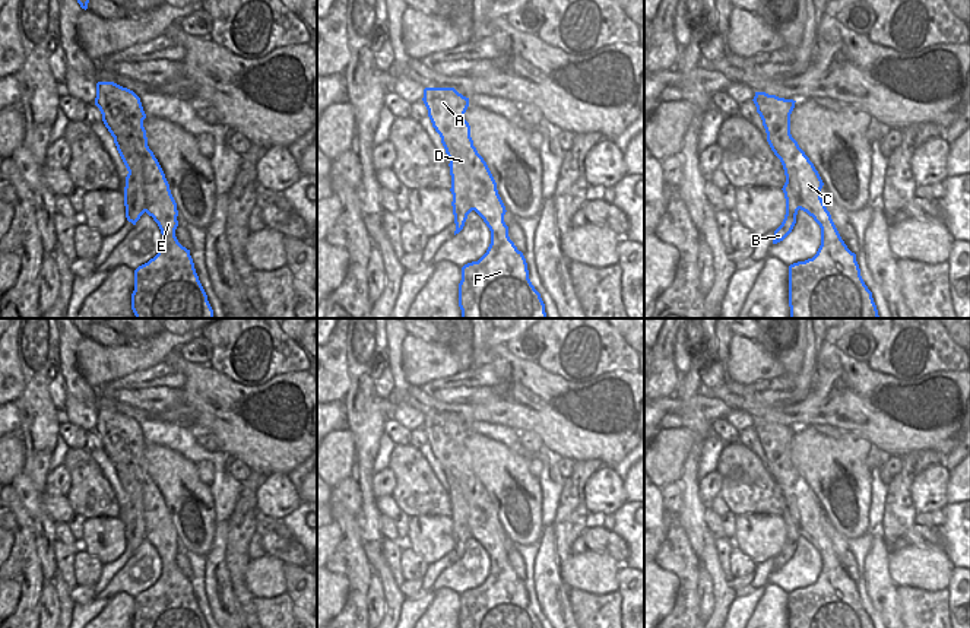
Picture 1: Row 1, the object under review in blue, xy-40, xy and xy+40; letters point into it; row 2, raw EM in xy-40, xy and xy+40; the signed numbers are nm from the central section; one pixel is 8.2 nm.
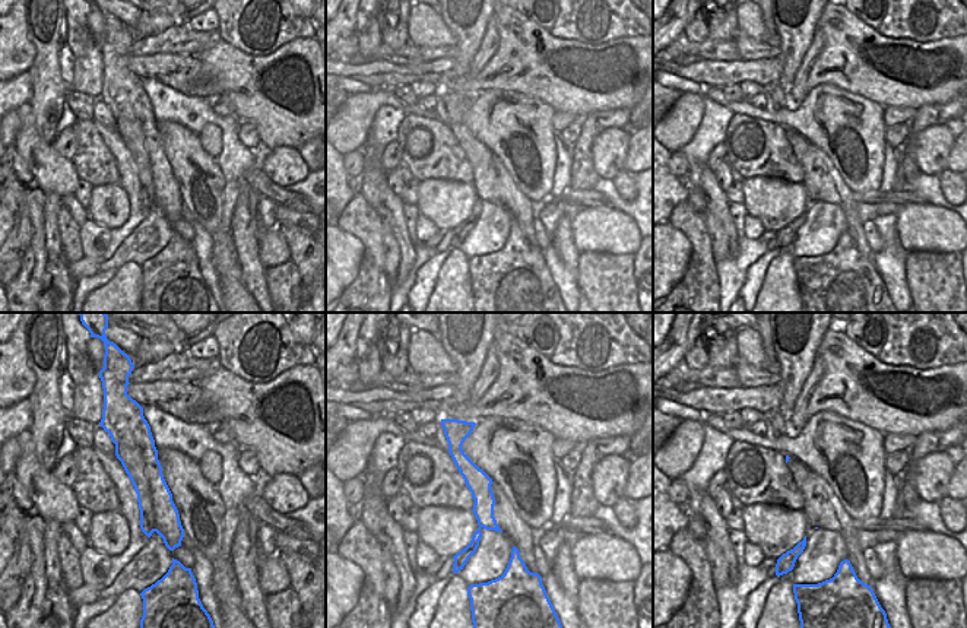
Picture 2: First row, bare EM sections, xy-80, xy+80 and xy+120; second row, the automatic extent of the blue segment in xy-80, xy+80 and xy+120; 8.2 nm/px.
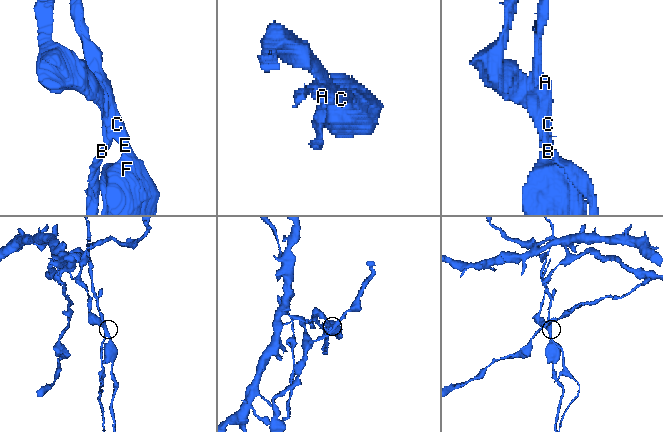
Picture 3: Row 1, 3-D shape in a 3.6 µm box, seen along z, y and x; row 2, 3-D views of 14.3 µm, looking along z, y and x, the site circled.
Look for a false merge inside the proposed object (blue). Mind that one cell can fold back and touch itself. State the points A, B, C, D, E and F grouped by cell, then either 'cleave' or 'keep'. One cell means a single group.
A C E F / B D | cleave

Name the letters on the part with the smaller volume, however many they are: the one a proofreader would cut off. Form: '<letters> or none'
A, C, E, F

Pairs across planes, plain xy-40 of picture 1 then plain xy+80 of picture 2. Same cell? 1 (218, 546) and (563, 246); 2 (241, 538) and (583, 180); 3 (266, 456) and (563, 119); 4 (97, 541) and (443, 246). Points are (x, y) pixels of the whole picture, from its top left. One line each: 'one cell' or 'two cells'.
1: one cell
2: one cell
3: two cells
4: two cells

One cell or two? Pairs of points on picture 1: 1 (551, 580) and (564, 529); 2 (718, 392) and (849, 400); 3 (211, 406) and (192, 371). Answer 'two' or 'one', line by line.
1: two
2: one
3: one

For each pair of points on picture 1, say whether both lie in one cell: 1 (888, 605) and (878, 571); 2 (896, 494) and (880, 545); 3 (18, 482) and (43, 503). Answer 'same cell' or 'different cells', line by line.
1: same cell
2: different cells
3: same cell

